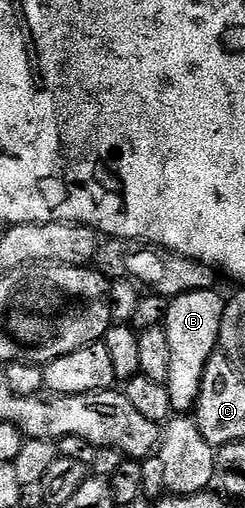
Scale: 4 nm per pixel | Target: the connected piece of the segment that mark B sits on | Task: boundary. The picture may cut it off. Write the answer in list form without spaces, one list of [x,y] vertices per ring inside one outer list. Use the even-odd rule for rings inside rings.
[[[216,290],[192,291],[176,296],[169,304],[163,326],[171,345],[171,369],[167,386],[171,393],[174,412],[189,413],[197,406],[201,382],[207,361],[218,350],[221,342],[221,322],[226,300],[217,296]]]

